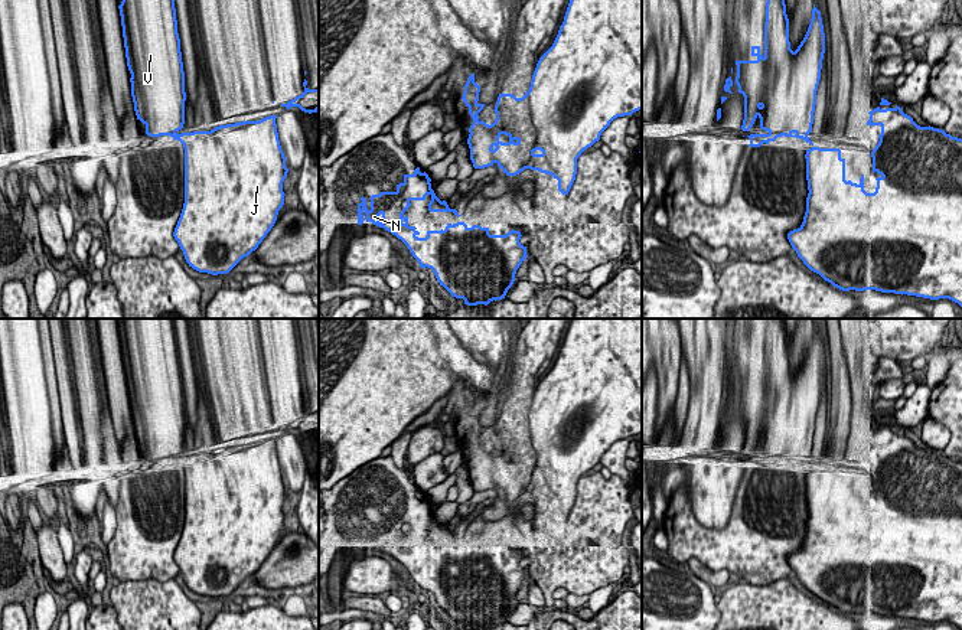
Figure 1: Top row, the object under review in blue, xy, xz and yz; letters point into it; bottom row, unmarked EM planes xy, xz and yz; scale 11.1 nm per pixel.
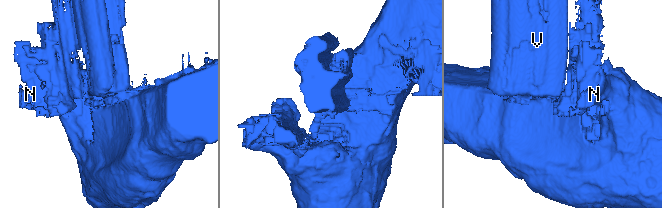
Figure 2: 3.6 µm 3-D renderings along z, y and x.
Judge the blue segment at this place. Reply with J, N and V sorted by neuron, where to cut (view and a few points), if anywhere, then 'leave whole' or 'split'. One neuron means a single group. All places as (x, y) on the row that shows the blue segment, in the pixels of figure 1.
J N / V; cut in yz along (769, 131), (791, 134); split

